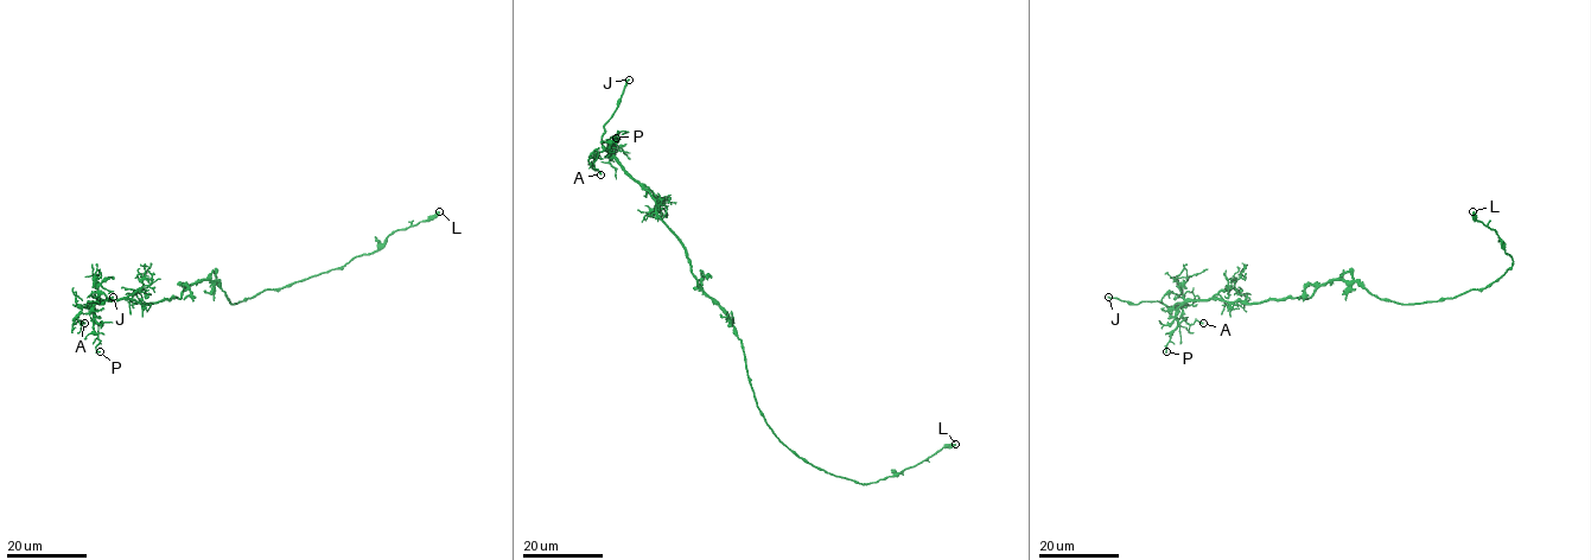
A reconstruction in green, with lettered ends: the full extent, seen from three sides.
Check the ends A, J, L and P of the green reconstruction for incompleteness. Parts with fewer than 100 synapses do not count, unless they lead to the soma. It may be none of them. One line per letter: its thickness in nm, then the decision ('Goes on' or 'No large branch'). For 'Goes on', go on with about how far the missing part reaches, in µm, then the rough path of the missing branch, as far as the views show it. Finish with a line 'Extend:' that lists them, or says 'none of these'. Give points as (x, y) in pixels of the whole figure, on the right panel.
A: Thickness 240 nm. No large branch
J: Thickness 200 nm. Goes on. Missing length about 45 µm
L: Thickness 420 nm. No large branch
P: Thickness 140 nm. No large branch
Extend: J

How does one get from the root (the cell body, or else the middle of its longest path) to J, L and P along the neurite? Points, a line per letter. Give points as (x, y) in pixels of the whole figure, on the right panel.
J: (1372, 296), (1355, 281), (1328, 280), (1308, 298), (1252, 304), (1208, 298), (1166, 306), (1108, 297)
L: (1372, 296), (1401, 304), (1436, 301), (1500, 278), (1512, 258), (1472, 211)
P: (1372, 296), (1355, 281), (1328, 280), (1308, 298), (1252, 304), (1189, 299), (1179, 307), (1178, 326), (1166, 351)

